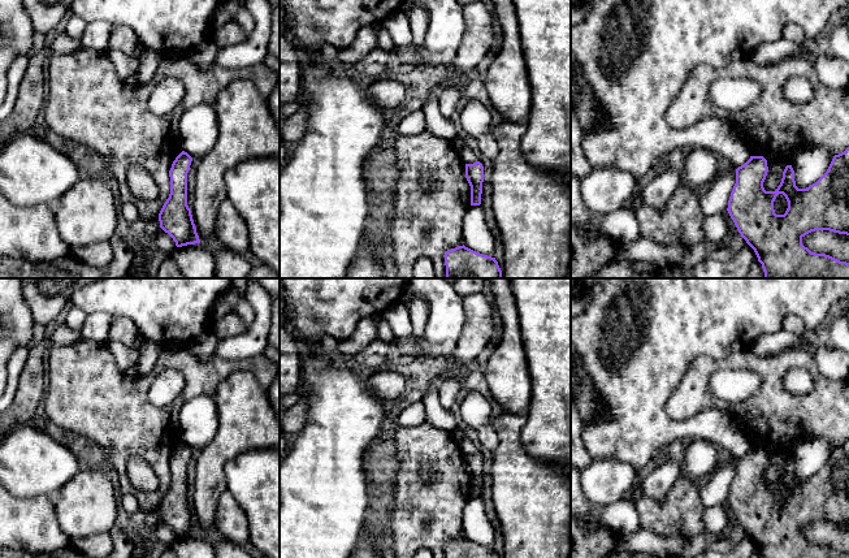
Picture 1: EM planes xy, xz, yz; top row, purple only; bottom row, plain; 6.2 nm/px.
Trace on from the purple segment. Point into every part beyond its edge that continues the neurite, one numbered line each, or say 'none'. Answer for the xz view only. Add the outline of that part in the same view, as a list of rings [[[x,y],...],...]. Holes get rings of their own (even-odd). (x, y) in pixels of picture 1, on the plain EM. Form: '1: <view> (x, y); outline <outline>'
none

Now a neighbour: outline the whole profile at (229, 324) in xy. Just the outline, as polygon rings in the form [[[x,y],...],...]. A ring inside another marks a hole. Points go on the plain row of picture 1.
[[[234,310],[221,313],[212,324],[212,330],[220,337],[233,337],[242,334],[247,326]]]

